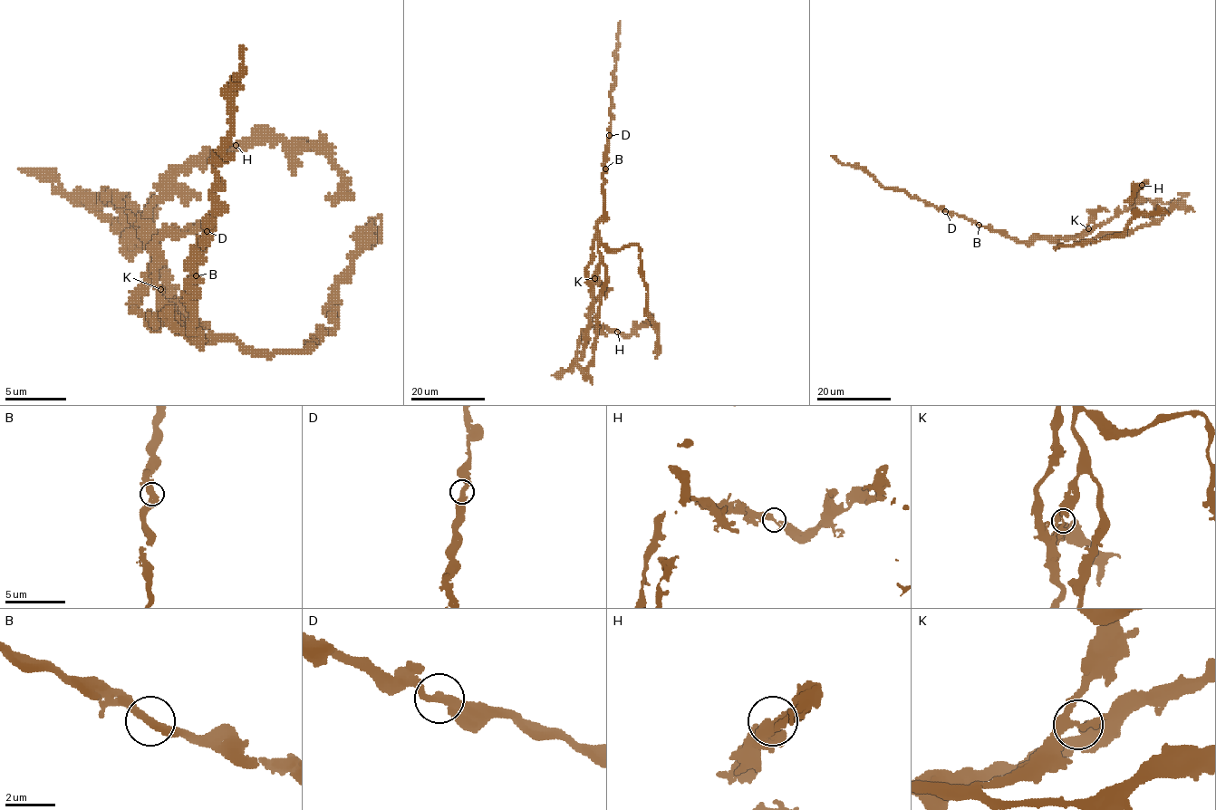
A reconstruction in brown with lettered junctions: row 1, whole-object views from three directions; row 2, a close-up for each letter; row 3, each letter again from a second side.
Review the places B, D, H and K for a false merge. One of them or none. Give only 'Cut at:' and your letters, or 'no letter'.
Cut at: K

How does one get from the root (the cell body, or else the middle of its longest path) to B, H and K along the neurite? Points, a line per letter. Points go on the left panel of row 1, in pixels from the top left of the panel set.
B: (188, 332), (194, 325), (190, 283), (197, 276)
H: (188, 332), (169, 319), (178, 319), (176, 310), (150, 283), (160, 258), (148, 208), (181, 172), (236, 144)
K: (188, 332), (181, 332), (169, 319), (169, 316), (178, 319), (176, 310), (160, 294), (160, 288)

